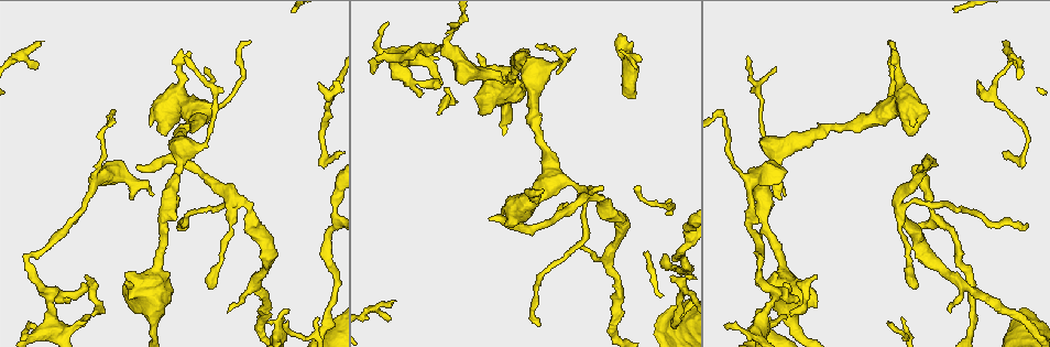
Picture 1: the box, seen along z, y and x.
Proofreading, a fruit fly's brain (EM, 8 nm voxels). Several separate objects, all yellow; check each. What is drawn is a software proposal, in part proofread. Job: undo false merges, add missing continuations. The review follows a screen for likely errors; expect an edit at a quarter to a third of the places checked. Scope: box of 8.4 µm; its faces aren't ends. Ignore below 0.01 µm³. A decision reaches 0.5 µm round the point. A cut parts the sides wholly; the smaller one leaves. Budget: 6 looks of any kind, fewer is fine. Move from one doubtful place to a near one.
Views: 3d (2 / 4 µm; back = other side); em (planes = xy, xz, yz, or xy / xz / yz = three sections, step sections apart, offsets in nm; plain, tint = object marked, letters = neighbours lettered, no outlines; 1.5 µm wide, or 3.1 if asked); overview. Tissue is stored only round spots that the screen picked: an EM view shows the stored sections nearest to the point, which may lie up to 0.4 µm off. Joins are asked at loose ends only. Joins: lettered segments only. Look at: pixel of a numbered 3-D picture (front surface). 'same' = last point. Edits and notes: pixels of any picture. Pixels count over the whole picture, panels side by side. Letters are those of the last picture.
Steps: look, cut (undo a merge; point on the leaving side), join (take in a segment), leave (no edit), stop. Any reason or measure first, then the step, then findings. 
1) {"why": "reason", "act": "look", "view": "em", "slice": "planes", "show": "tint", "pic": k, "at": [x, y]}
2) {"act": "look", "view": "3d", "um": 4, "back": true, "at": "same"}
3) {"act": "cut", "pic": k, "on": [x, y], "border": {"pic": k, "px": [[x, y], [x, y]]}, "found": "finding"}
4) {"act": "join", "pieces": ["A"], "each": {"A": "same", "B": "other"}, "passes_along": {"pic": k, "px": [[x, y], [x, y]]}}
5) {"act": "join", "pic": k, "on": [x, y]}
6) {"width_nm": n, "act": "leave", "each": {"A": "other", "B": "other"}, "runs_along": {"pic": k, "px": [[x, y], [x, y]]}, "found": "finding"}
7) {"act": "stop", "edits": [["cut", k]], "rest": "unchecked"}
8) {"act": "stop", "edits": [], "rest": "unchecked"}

{"why": "long arm stops here", "act": "look", "view": "3d", "um": 2, "back": true, "pic": 1, "at": [922, 166]}

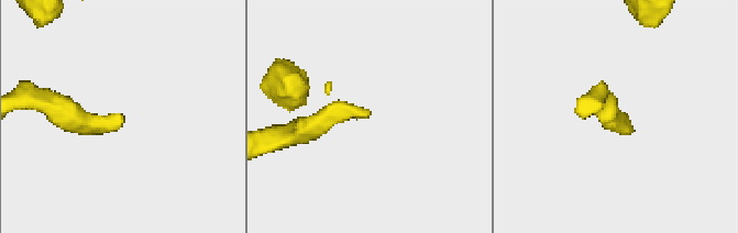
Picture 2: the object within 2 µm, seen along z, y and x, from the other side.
{"why": "need the tissue", "act": "look", "view": "em", "slice": "planes", "show": "letters", "pic": 2, "at": [621, 121]}

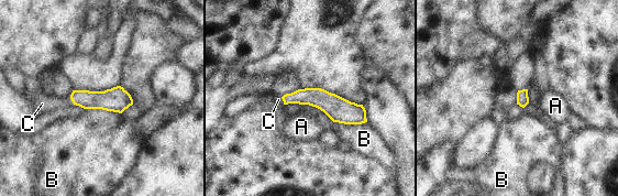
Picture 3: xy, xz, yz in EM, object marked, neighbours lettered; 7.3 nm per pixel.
{"longest_contact_nm": ["B", 280], "act": "join", "pieces": ["C"], "each": {"A": "other", "B": "other", "C": "same"}, "passes_along": {"pic": 3, "px": [[106, 100], [72, 100], [42, 104]]}, "found": "it goes on there"}

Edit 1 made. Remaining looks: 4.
{"why": "see it whole again", "act": "look", "view": "overview"}

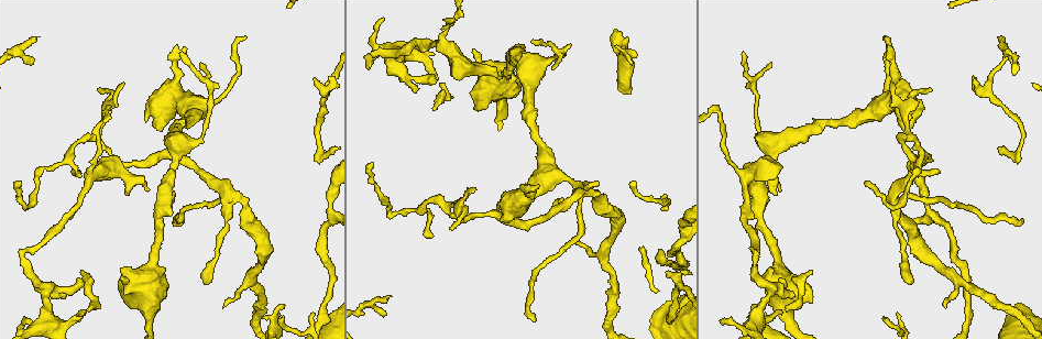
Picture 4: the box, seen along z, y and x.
{"why": "an open end", "act": "look", "view": "3d", "um": 4, "pic": 4, "at": [473, 50]}

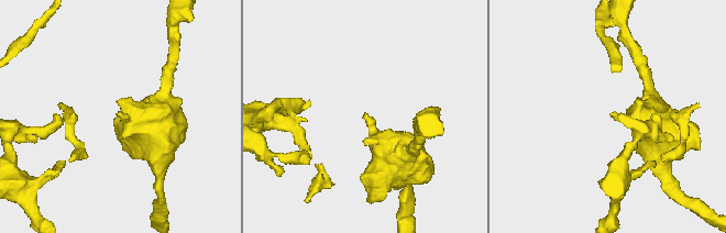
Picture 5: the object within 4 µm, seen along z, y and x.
{"why": "need the tissue", "act": "look", "view": "em", "slice": "yz", "step": 8, "show": "tint", "pic": 5, "at": [364, 113]}

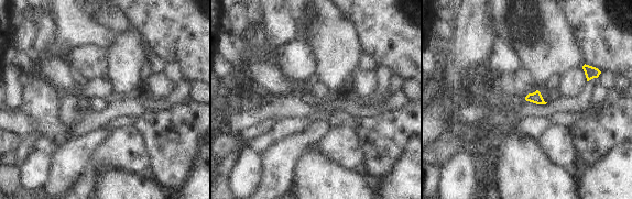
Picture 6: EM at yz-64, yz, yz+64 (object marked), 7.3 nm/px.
{"act": "look", "view": "em", "slice": "planes", "show": "letters", "at": "same"}

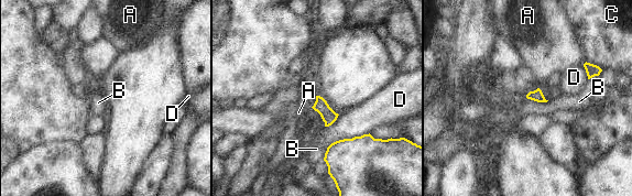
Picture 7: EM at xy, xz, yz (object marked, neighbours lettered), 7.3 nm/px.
{"longest_contact_nm": ["D", 340], "act": "leave", "each": {"A": "other", "B": "other", "C": "other", "D": "other"}, "found": "none of them fits"}

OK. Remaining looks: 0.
{"act": "stop", "edits": [["join", 3]], "rest": "unchecked"}

